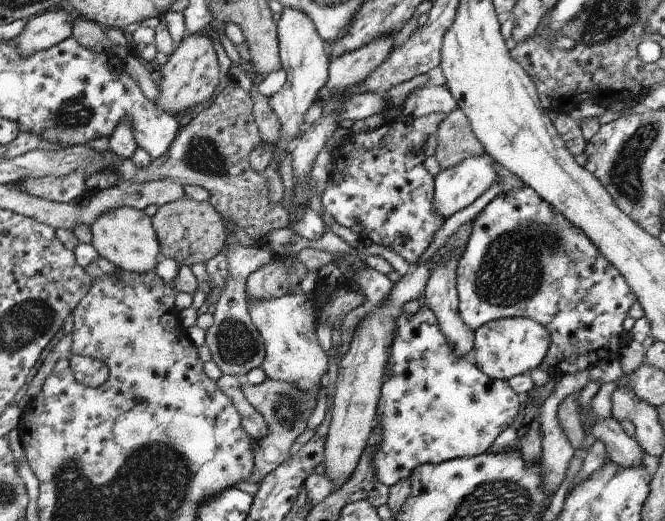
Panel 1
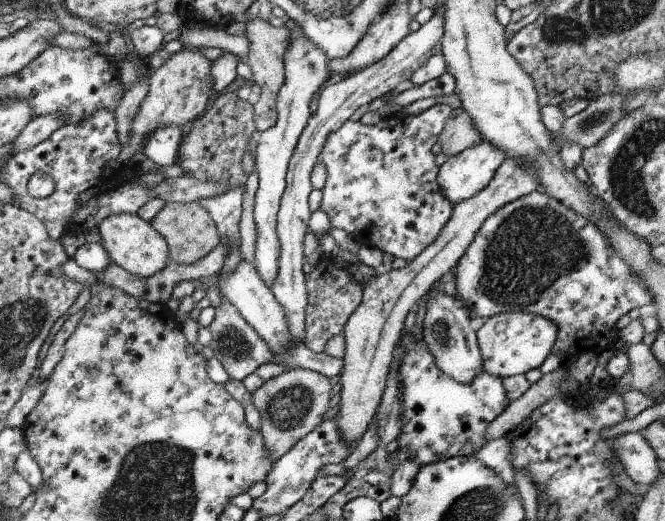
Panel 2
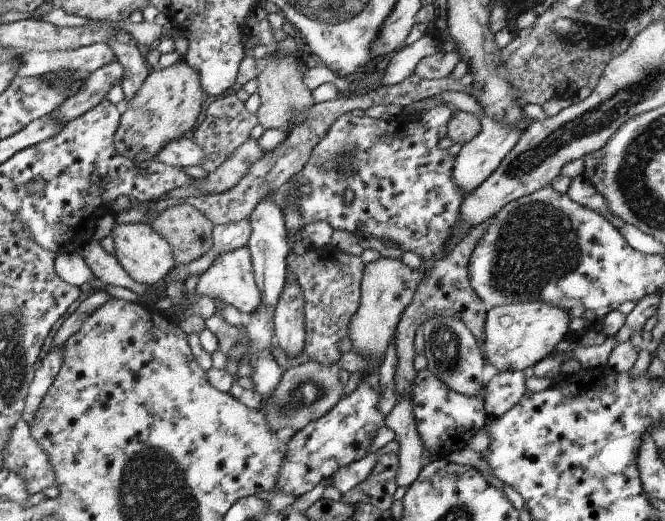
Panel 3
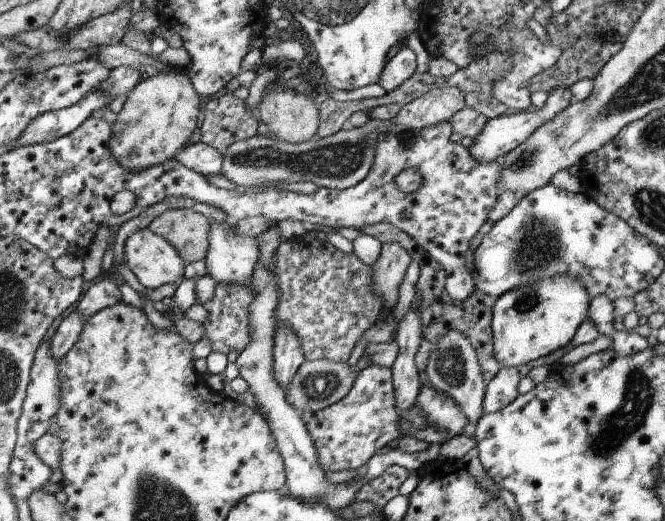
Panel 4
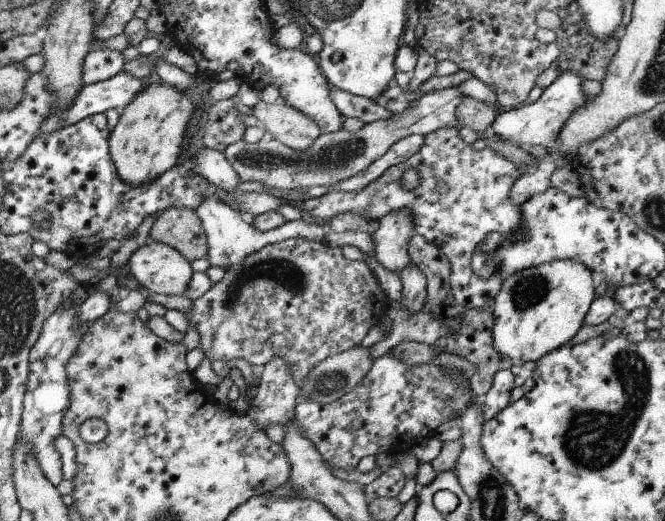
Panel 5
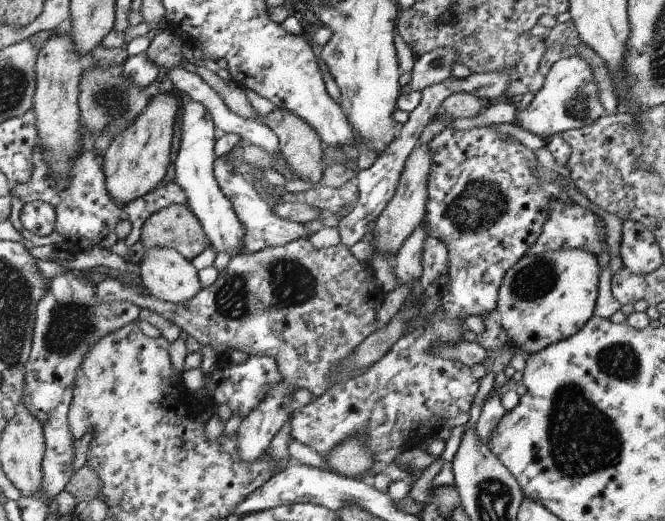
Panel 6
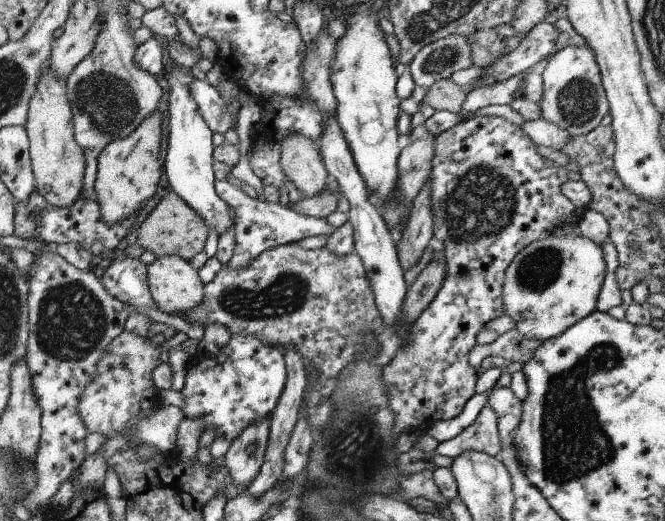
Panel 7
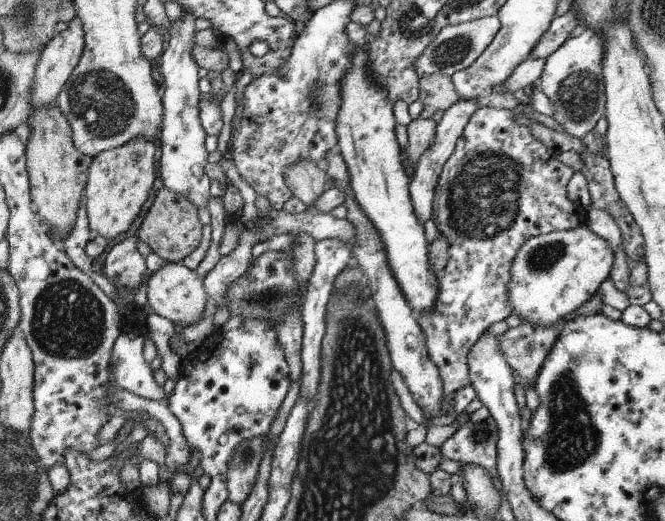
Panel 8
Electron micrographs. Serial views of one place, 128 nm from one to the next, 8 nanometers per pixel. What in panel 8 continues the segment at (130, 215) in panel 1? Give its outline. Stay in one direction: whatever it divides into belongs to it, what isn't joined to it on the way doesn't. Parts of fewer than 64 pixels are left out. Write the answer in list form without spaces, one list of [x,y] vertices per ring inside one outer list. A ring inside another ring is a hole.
[[[166,262],[166,264],[157,271],[151,272],[148,278],[146,288],[148,304],[150,311],[164,318],[168,318],[173,324],[182,324],[190,326],[202,317],[202,312],[208,301],[208,294],[204,290],[202,279],[195,271],[184,266],[182,262]]]

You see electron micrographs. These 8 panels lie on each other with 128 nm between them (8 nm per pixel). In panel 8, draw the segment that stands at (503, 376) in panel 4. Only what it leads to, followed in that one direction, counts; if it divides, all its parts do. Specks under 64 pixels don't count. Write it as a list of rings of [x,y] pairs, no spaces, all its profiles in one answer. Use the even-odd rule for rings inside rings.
[[[486,407],[470,413],[470,418],[454,430],[452,436],[440,446],[444,459],[460,464],[478,464],[496,474],[498,427]]]

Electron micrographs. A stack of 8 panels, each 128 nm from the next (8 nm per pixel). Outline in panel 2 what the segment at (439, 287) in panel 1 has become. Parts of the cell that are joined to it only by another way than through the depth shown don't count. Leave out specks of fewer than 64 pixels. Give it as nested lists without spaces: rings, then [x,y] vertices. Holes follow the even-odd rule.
[[[433,288],[428,292],[428,302],[426,310],[426,318],[423,323],[423,340],[426,347],[435,359],[436,367],[448,377],[451,377],[458,383],[472,383],[473,378],[479,373],[484,373],[483,361],[477,344],[477,335],[470,327],[470,318],[468,318],[467,310],[454,297],[443,293],[436,293]]]

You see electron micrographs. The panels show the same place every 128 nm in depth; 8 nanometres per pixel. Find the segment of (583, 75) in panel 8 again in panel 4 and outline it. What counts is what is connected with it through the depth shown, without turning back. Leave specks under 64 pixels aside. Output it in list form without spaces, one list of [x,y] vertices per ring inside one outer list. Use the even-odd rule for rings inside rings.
[[[558,87],[548,93],[548,100],[546,100],[546,104],[540,109],[533,107],[525,111],[518,111],[518,114],[503,114],[493,119],[487,119],[482,132],[473,139],[468,152],[472,154],[472,158],[478,164],[490,164],[490,162],[496,161],[496,158],[504,156],[517,146],[520,146],[522,142],[526,142],[534,134],[534,130],[538,130],[544,122],[552,120],[558,112],[570,105],[571,97],[572,94],[569,88]]]

